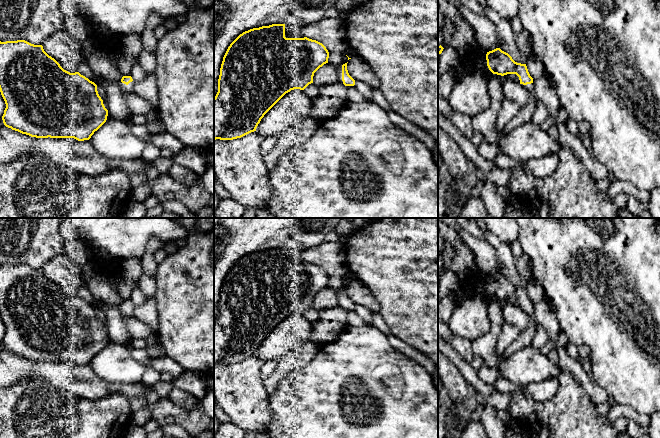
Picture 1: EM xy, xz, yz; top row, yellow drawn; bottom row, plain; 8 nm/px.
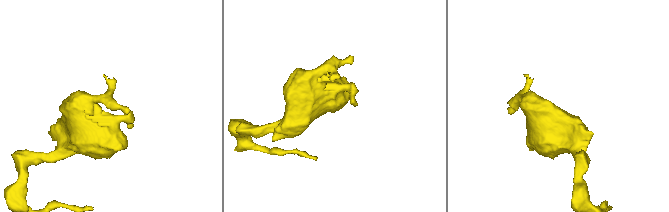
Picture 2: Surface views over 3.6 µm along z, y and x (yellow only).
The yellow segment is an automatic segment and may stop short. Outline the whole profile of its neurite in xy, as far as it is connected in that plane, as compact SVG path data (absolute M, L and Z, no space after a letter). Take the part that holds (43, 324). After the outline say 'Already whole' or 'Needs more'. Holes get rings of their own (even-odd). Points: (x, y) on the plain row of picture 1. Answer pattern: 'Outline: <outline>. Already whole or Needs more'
Outline: M25 264L0 265L0 316L6 332L2 340L6 351L36 362L74 362L89 364L107 344L108 334L98 318L97 309L79 296L70 297L43 273Z. Already whole

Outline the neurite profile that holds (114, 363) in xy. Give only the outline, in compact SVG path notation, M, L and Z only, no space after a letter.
M109 337L106 346L89 364L101 379L111 383L140 382L146 370L132 357L131 346L117 344Z

